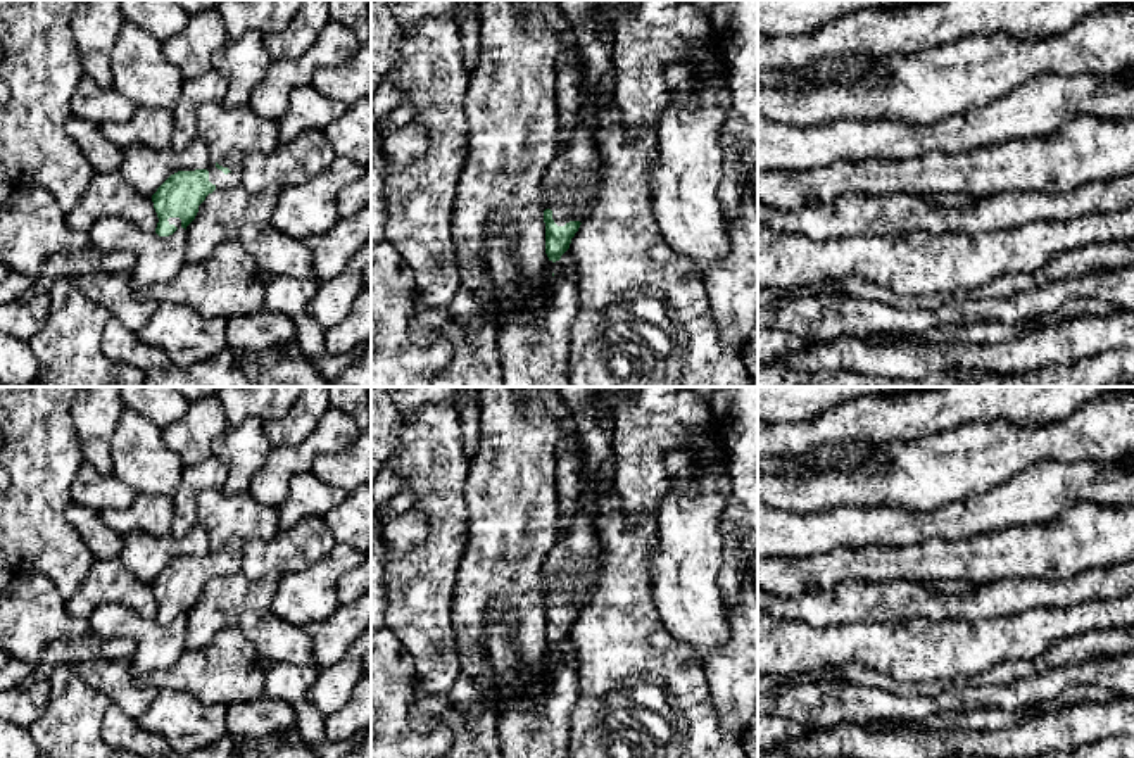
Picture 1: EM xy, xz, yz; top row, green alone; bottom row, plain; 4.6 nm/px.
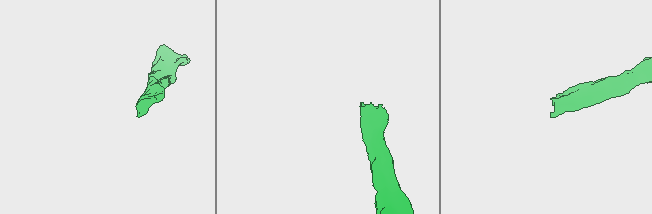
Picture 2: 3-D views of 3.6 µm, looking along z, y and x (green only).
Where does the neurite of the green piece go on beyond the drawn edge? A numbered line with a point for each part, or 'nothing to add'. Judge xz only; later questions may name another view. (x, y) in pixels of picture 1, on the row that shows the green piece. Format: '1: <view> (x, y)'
1: xz (568, 185)

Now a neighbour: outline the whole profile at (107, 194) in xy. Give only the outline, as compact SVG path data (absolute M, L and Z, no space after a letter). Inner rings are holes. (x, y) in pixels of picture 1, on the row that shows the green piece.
M119 171L95 174L78 205L66 212L66 223L71 231L90 233L105 216L124 218L148 233L155 233L159 223L152 197L136 192Z

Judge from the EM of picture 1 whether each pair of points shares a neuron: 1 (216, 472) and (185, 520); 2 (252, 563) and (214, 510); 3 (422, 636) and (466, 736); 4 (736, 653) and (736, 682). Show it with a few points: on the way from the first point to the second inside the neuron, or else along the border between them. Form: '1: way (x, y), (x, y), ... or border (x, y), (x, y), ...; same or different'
1: way (202, 479), (185, 496), (185, 506); same
2: border (280, 530), (270, 539), (245, 541); different
3: way (435, 660), (435, 703), (444, 712); same
4: way (736, 660), (736, 675); same

